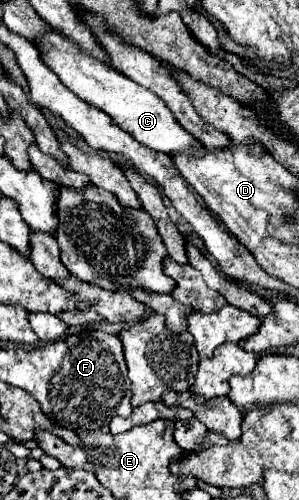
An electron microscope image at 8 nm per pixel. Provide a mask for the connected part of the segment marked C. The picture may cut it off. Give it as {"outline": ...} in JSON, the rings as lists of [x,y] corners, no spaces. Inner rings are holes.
{"outline":[[[52,30],[38,40],[38,46],[44,54],[42,58],[46,66],[58,74],[64,86],[68,86],[84,102],[106,112],[118,128],[128,132],[142,146],[168,156],[176,156],[176,154],[204,156],[206,154],[206,148],[202,146],[202,142],[196,140],[192,134],[188,134],[176,122],[170,108],[164,106],[164,102],[152,90],[140,88],[140,84],[132,84],[128,76],[120,72],[112,72],[112,68],[104,68],[104,64],[96,64],[96,60],[88,60],[88,56],[80,56],[80,52],[76,52],[76,48],[68,48],[64,40],[56,40],[56,36],[52,36]]]}

